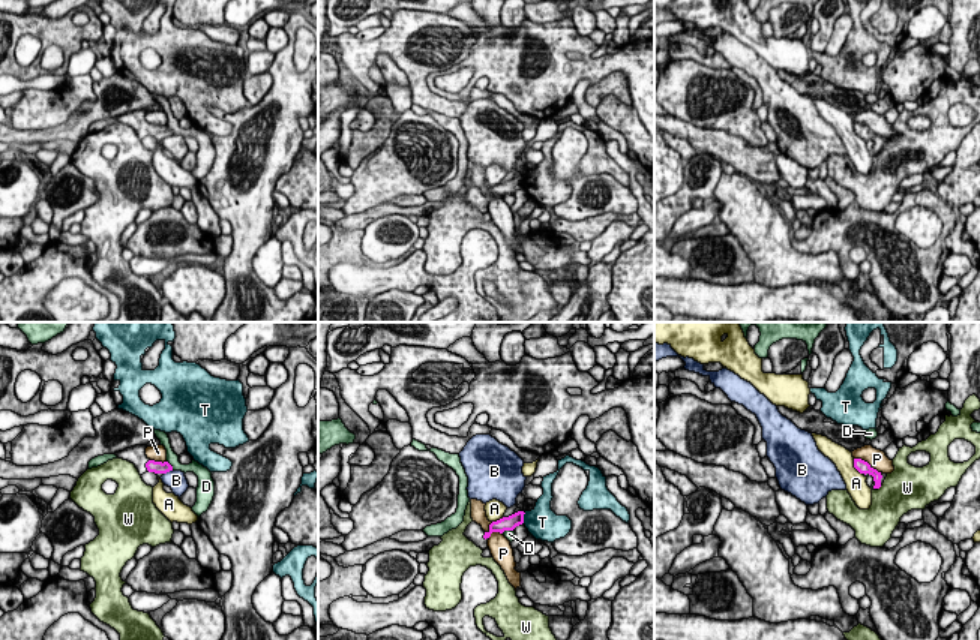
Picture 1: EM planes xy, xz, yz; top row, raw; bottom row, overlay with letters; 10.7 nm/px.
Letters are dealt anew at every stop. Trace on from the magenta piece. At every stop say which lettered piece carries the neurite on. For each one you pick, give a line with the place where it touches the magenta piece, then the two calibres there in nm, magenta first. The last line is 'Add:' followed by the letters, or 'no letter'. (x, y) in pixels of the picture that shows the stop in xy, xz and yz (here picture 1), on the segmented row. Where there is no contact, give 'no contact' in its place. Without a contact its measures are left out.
Add: no letter

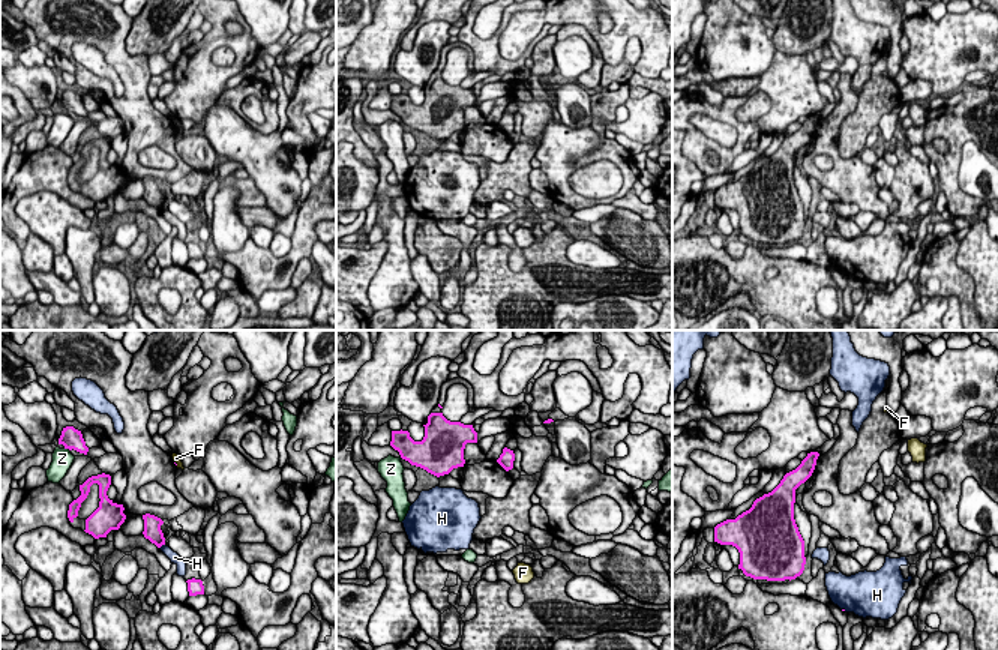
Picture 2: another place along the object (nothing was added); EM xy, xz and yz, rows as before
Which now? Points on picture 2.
Add: no letter

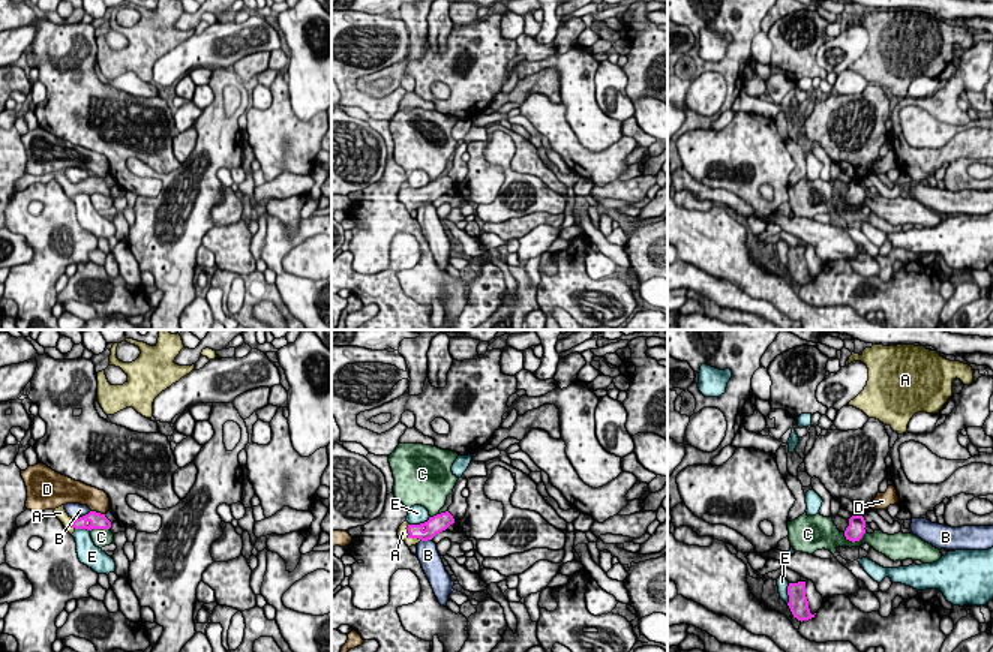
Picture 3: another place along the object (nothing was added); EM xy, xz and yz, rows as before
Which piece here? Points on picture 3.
A: contact xz (410, 537); calibres 160 and 130 nm
Add: A

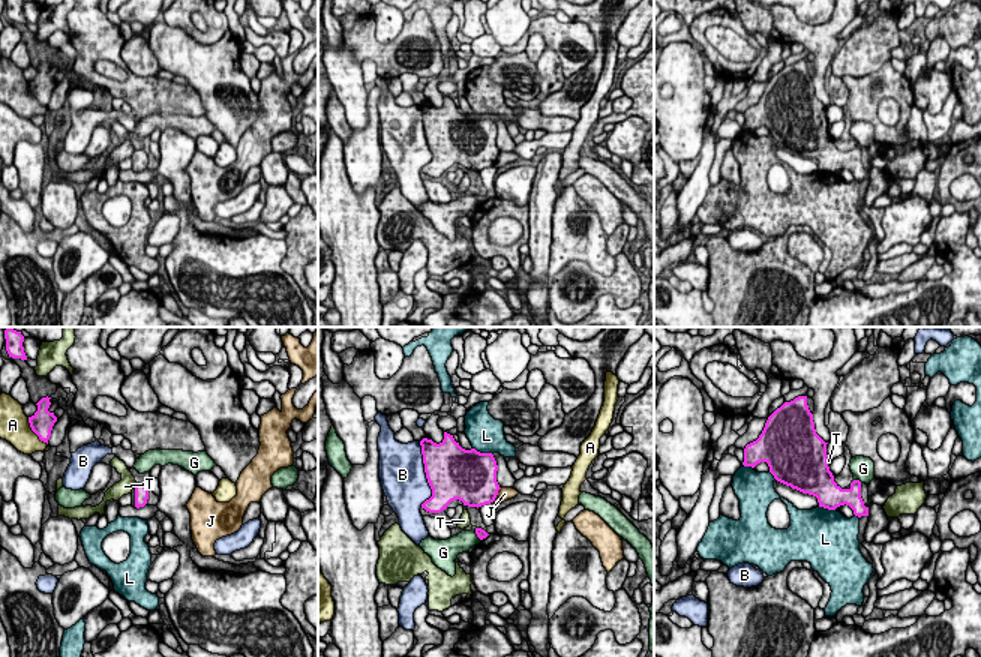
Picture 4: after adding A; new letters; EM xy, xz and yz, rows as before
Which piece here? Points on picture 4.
Add: no letter

